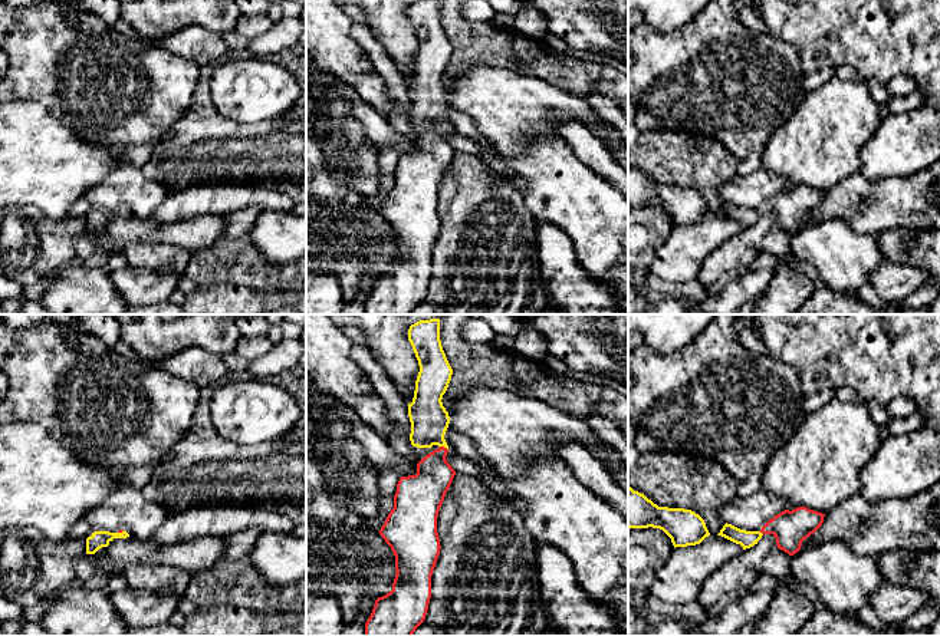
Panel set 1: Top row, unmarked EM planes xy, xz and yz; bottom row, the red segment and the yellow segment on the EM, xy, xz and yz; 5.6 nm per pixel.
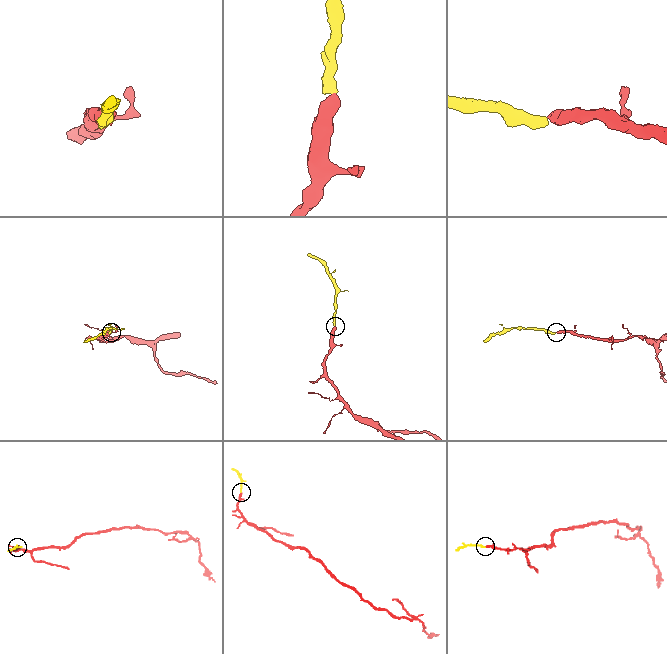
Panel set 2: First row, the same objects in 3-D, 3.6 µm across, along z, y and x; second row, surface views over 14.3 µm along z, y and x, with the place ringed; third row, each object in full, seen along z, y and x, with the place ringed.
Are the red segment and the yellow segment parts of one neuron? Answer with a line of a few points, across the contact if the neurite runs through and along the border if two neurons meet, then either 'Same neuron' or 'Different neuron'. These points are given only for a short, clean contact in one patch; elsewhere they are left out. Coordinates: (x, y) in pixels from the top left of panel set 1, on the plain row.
Line: xz (427, 167), (443, 125), (429, 108), (429, 96). Same neuron

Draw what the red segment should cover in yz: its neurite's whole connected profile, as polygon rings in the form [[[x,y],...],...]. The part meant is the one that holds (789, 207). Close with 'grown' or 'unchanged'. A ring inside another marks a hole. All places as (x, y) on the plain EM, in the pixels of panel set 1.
[[[798,185],[779,191],[760,210],[746,210],[726,201],[717,214],[740,223],[746,228],[757,223],[763,212],[773,212],[778,227],[793,234],[801,228],[802,220],[822,204],[824,195],[822,191]]]; grown

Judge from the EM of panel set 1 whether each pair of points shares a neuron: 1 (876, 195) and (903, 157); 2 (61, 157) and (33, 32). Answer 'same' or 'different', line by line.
1: different
2: different

